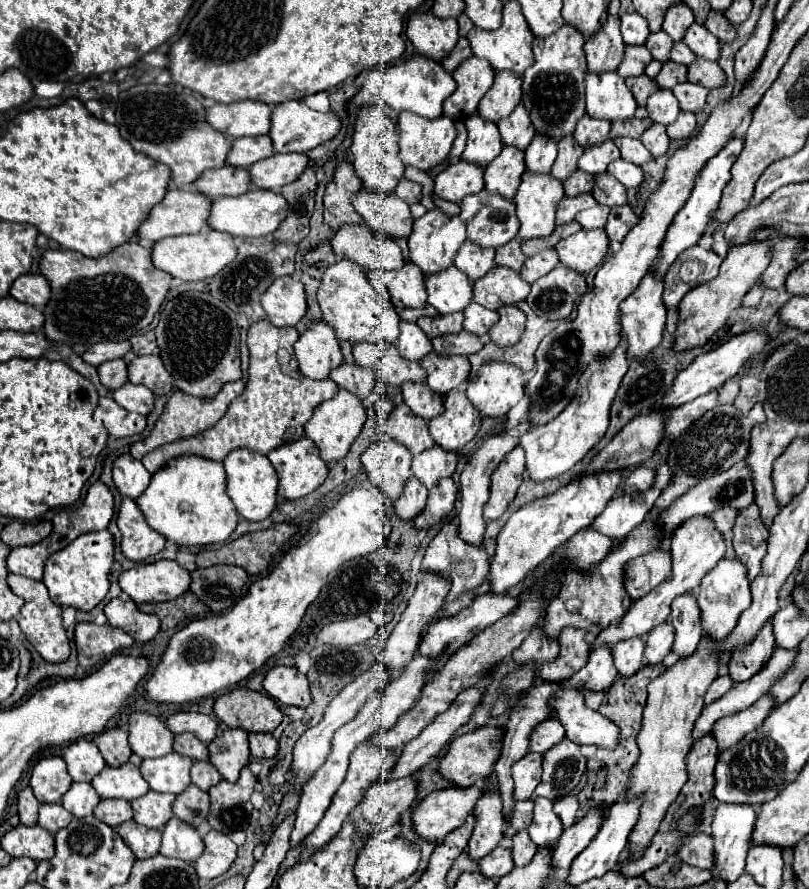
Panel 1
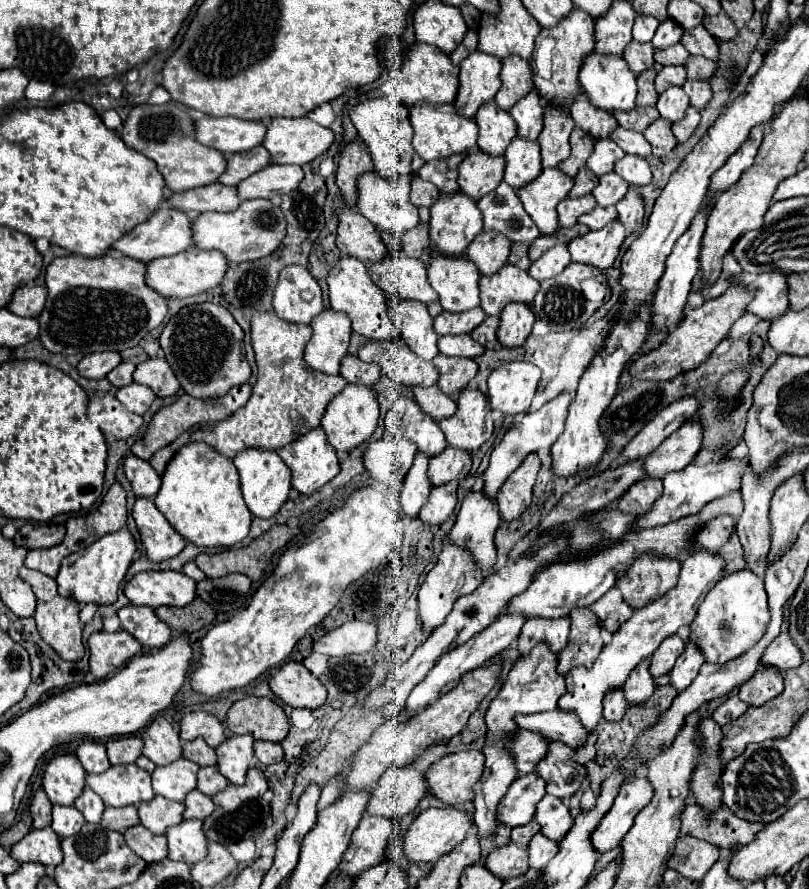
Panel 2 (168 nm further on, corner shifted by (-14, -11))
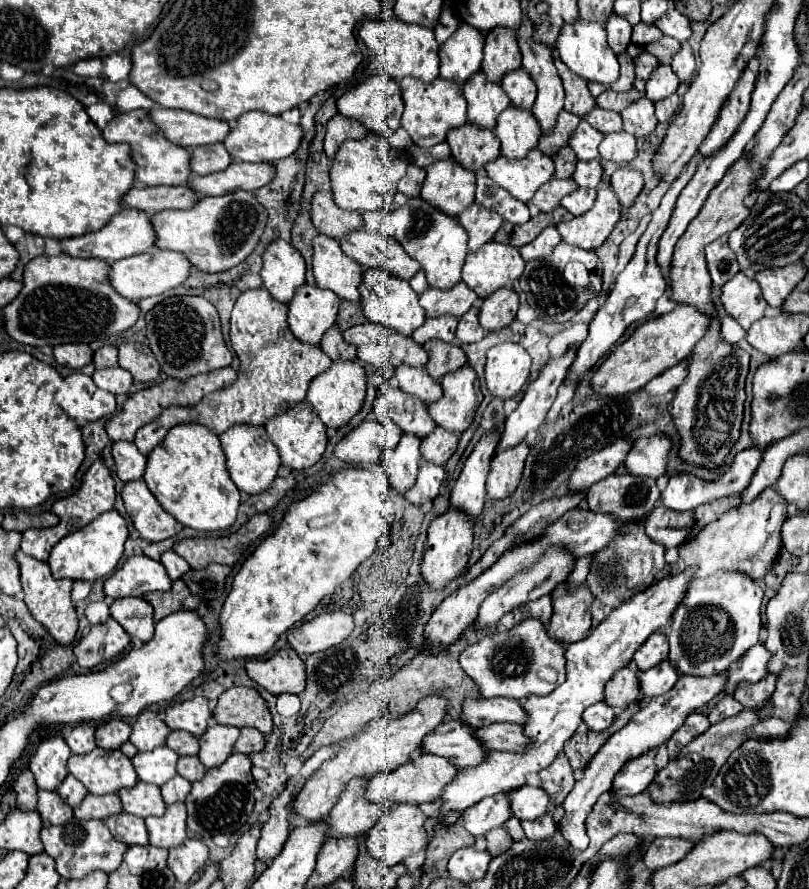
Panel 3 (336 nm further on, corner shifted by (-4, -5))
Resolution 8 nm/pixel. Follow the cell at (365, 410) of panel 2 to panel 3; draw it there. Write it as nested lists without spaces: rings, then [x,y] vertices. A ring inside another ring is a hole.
[[[333,360],[333,366],[329,370],[313,378],[307,392],[307,402],[313,406],[313,410],[327,428],[345,426],[363,406],[365,382],[365,368],[357,360]]]

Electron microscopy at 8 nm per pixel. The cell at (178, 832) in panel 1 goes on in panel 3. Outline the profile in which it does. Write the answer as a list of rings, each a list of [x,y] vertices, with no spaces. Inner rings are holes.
[[[175,802],[167,806],[163,816],[147,816],[145,826],[149,832],[149,844],[159,848],[173,848],[179,846],[187,836],[185,826],[185,804]]]

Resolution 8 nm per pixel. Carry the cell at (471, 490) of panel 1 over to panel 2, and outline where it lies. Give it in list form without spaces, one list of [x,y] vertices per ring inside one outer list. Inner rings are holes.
[[[563,392],[557,398],[553,398],[551,402],[547,402],[543,408],[539,408],[535,412],[527,412],[525,418],[519,424],[513,424],[507,430],[507,434],[503,436],[503,440],[493,448],[489,466],[487,466],[485,474],[483,474],[483,492],[485,492],[487,498],[491,498],[491,500],[497,498],[497,492],[501,490],[501,486],[505,484],[505,480],[509,478],[509,474],[513,474],[519,468],[519,464],[525,460],[527,454],[537,452],[541,448],[551,448],[551,444],[563,432],[569,406],[571,406],[571,394]]]

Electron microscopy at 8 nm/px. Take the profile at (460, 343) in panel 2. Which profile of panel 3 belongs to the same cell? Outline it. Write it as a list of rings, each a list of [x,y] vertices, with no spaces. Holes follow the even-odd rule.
[[[445,314],[445,316],[425,318],[425,322],[411,336],[417,344],[425,344],[431,338],[439,338],[443,342],[453,342],[455,328],[457,328],[457,318],[451,314]]]

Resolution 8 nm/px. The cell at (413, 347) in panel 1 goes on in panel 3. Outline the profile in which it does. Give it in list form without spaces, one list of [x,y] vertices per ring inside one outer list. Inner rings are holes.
[[[365,268],[363,270],[363,280],[359,284],[359,292],[361,292],[363,316],[369,322],[391,326],[405,336],[411,336],[411,332],[417,326],[421,326],[421,322],[425,322],[425,310],[419,306],[419,296],[413,292],[409,282],[401,280],[401,278],[395,278],[387,270]]]

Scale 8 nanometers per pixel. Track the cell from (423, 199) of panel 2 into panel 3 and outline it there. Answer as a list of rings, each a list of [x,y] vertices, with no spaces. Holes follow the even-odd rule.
[[[411,164],[407,168],[407,174],[399,180],[399,192],[403,192],[405,196],[419,196],[423,180],[425,180],[425,170]]]

